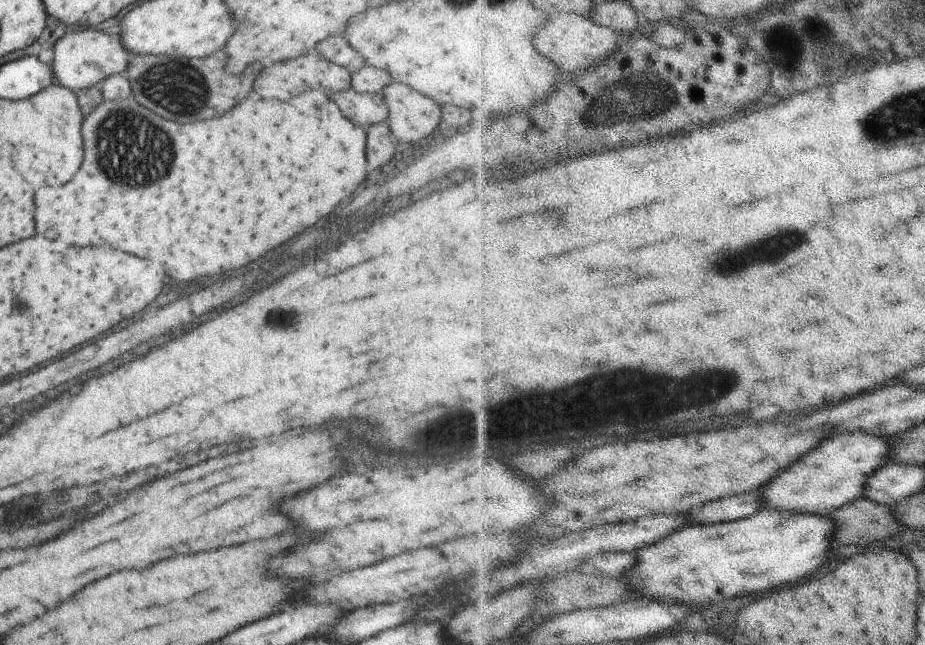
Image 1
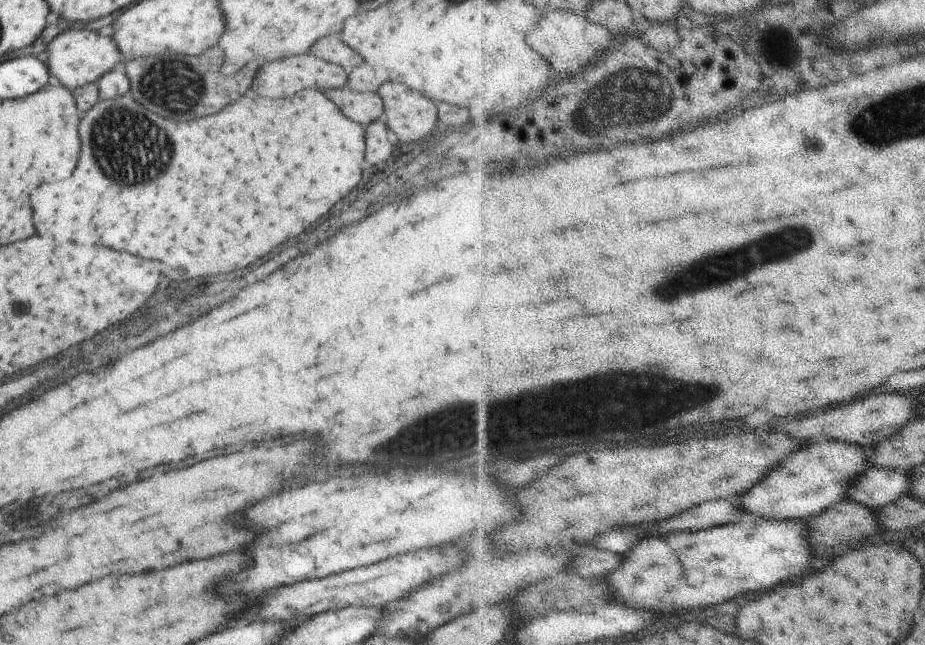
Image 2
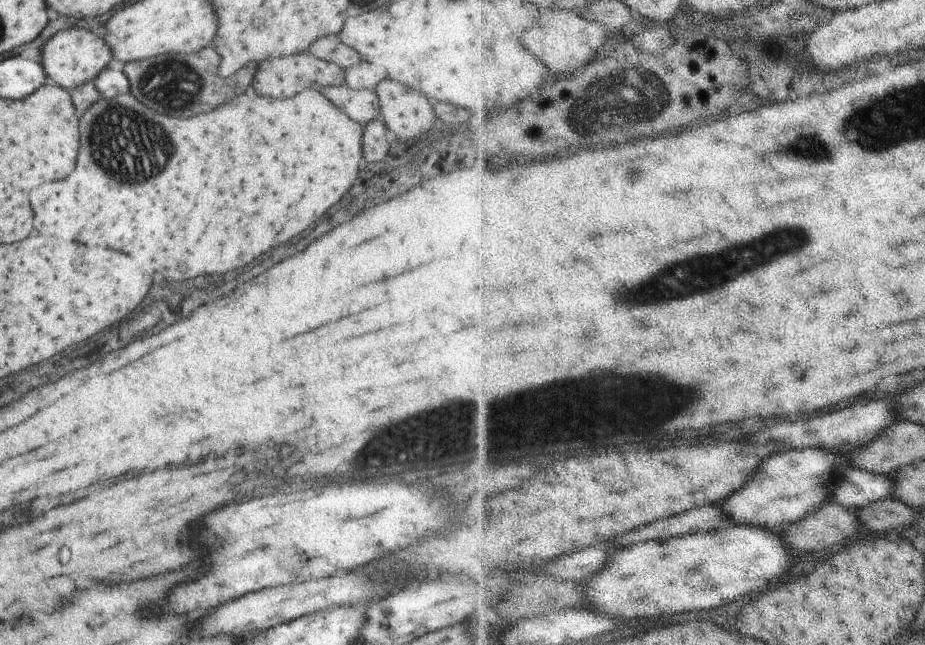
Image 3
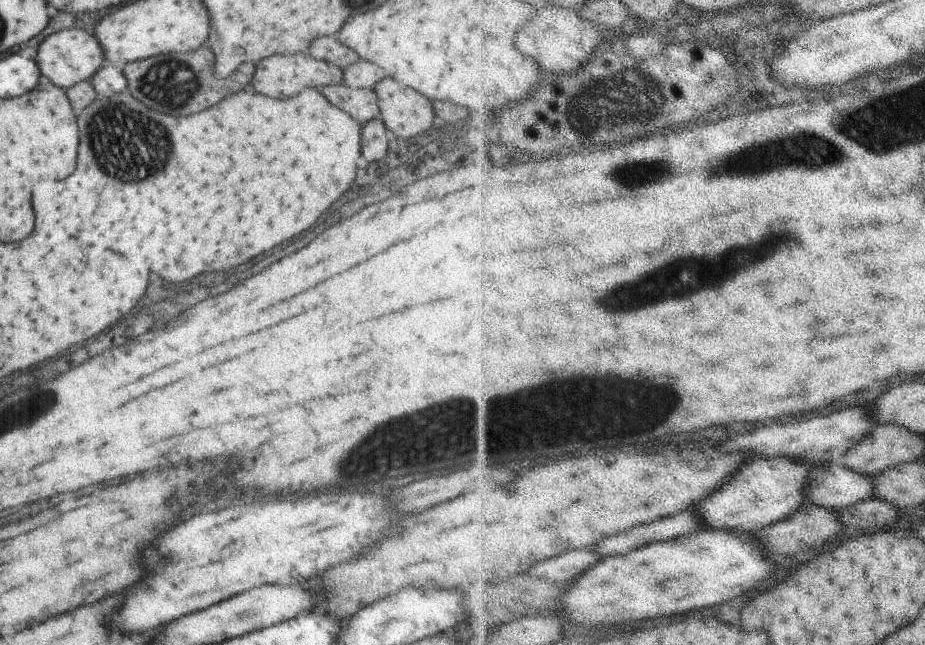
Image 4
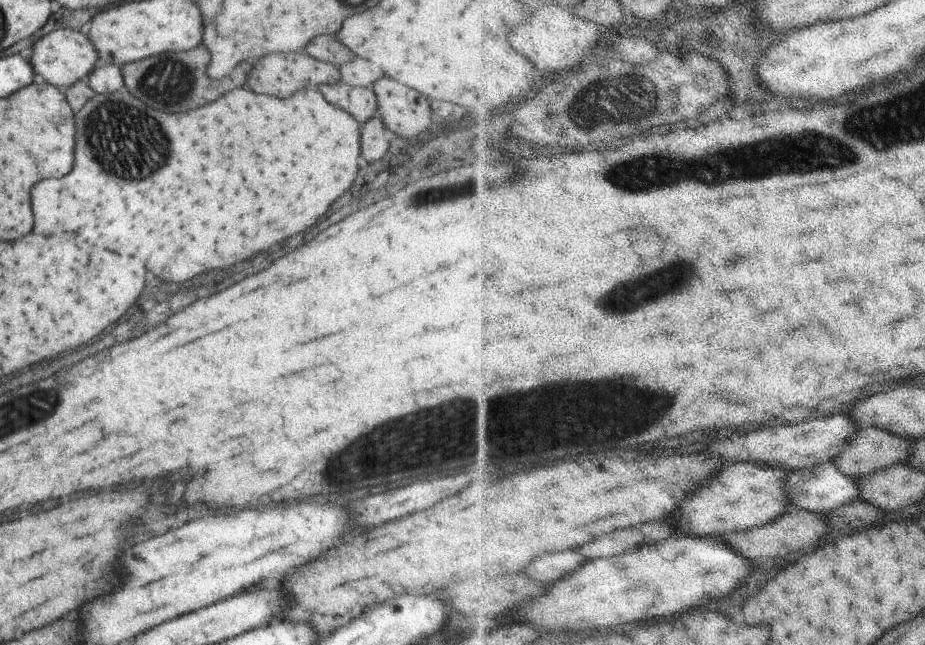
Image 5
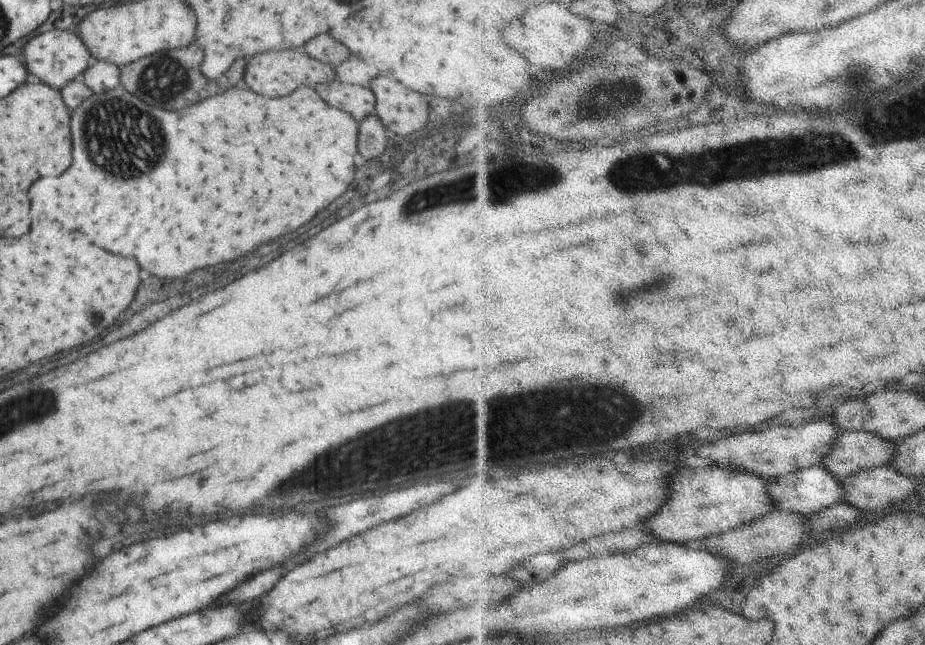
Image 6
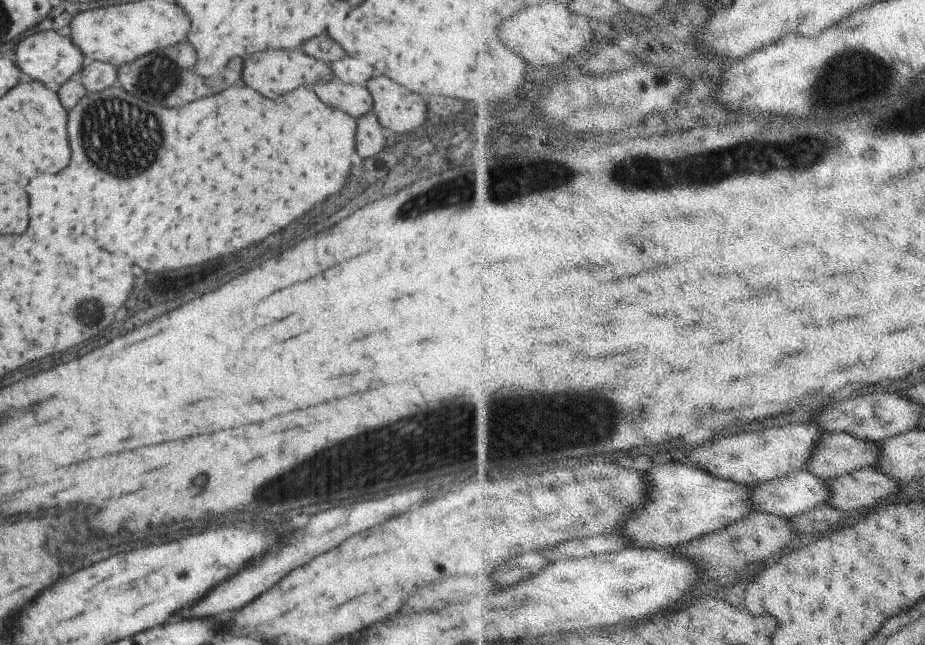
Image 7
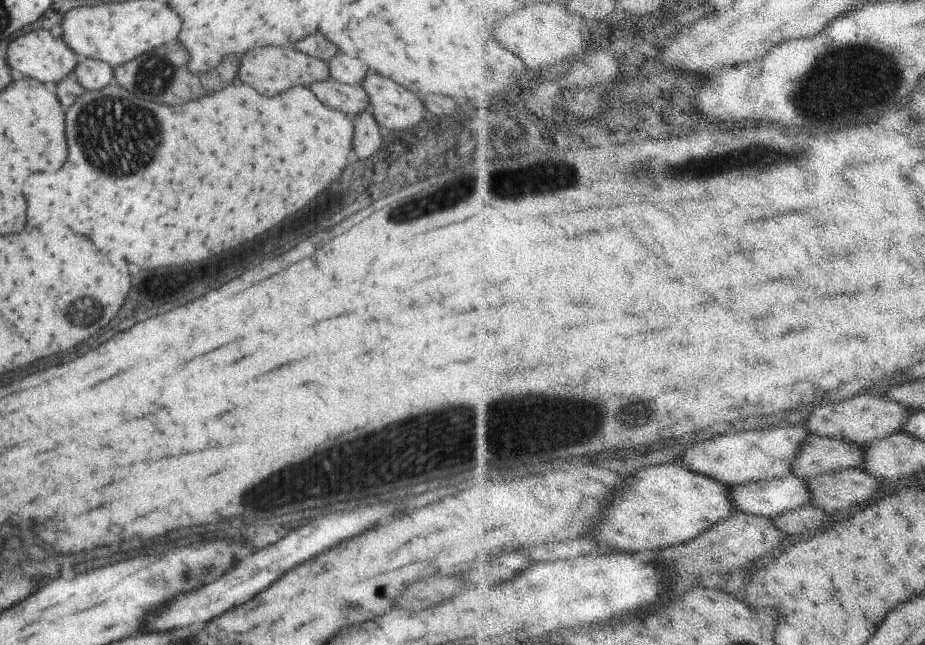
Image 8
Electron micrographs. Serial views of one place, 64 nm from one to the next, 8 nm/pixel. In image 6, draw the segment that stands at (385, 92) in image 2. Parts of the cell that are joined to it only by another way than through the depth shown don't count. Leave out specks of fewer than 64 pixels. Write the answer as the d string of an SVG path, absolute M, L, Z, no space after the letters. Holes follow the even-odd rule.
M386 76L370 84L370 90L376 94L375 114L391 135L408 136L426 126L430 114L426 96L408 92L400 82L386 80Z

